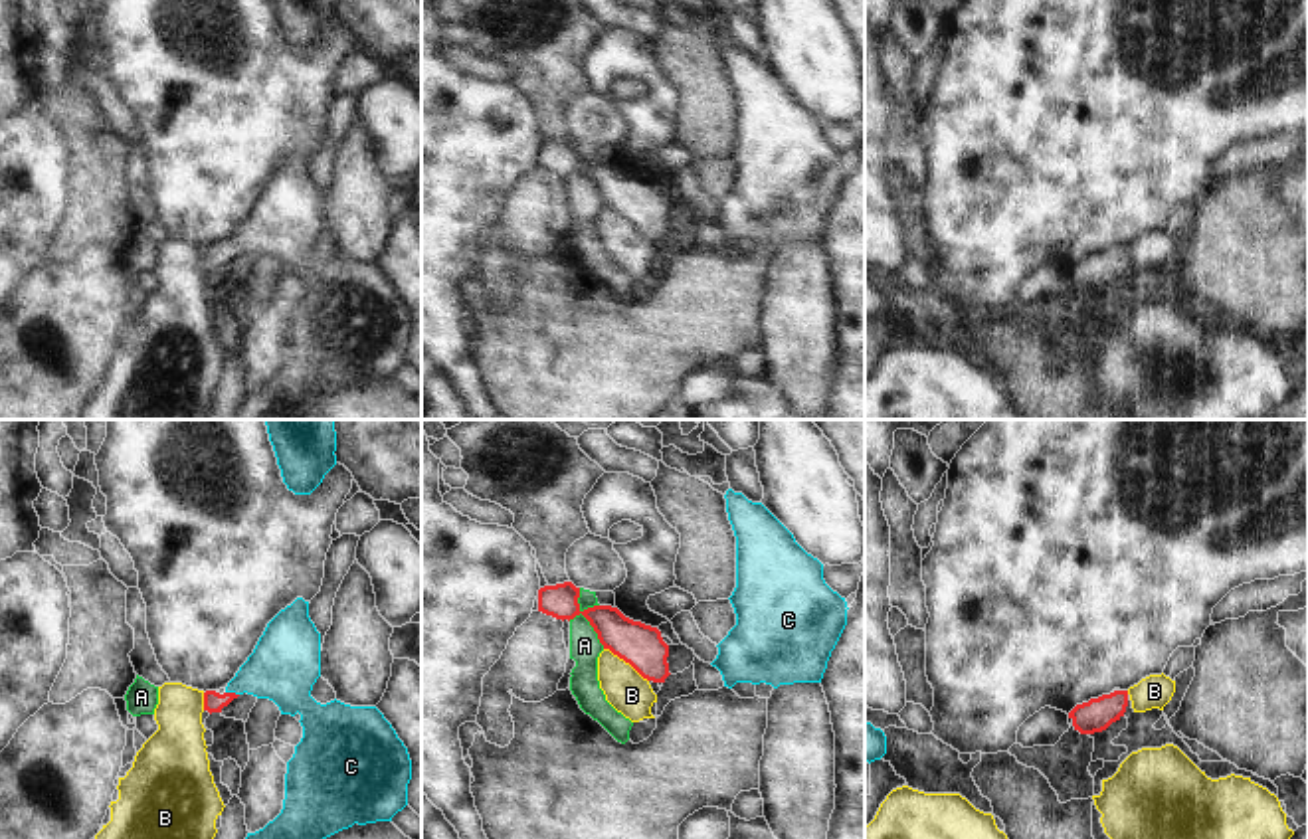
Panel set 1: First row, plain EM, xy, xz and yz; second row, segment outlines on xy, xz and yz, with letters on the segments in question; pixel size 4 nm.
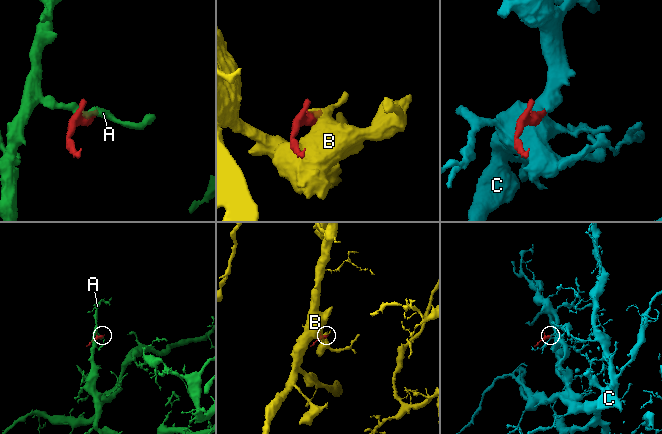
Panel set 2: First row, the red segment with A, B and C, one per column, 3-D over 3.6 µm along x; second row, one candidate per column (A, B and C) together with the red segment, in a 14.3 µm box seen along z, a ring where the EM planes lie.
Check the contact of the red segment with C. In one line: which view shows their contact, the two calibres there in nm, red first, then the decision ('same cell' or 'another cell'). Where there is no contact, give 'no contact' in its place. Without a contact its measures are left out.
xy | 80/280 nm | same cell

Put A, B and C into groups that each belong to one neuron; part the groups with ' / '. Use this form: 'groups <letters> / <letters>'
groups A / B / C

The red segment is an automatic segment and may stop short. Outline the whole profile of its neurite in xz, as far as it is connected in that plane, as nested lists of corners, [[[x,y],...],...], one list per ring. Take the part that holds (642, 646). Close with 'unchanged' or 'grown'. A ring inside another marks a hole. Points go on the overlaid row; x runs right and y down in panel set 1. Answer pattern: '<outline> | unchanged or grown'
[[[572,582],[538,590],[538,611],[556,619],[584,615],[598,633],[604,649],[629,663],[643,679],[665,683],[669,673],[669,645],[657,627],[625,617],[617,607],[594,606],[580,609],[580,588]]] | unchanged

